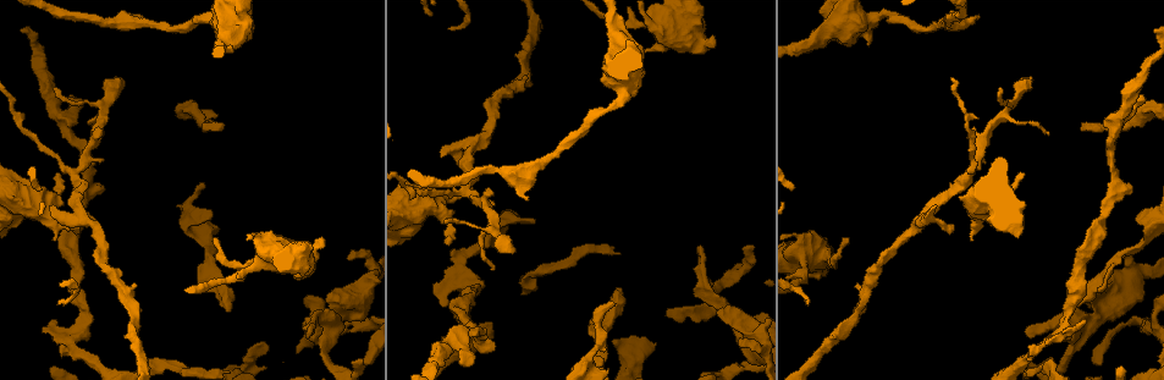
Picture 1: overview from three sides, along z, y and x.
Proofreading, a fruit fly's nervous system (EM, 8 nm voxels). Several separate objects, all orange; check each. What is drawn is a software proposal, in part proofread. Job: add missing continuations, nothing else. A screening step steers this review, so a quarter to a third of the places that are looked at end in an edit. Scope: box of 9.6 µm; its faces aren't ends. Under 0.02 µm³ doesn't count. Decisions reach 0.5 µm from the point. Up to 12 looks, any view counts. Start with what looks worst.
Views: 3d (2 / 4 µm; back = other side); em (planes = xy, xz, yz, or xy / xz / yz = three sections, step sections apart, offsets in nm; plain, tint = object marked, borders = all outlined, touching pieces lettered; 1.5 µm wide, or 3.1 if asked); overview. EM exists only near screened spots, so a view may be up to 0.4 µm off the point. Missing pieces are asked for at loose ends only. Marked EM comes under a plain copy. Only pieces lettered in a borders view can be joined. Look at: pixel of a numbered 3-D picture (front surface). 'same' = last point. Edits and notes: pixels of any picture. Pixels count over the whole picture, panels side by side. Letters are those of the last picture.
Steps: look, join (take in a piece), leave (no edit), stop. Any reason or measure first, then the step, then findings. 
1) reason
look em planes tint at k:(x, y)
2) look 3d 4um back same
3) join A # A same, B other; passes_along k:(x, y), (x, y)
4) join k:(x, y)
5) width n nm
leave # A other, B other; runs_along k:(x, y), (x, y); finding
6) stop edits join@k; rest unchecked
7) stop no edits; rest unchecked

free end
look 3d 4um at 1:(1100, 363)

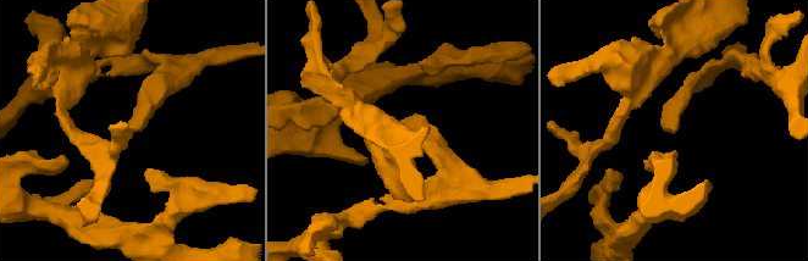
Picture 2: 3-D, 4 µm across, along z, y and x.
look em planes borders at 2:(678, 128)

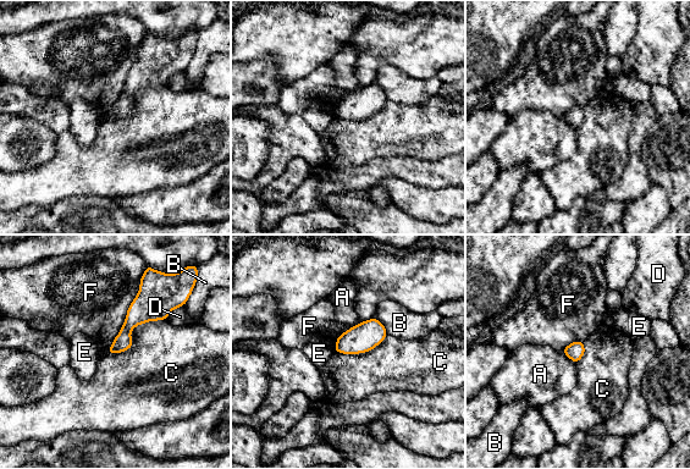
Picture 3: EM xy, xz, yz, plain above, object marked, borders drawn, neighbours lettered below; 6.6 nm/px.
leave # A other, B other, C other, D other, E other, F other; border 3:(166, 319), (106, 351); none of them fits

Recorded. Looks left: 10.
branch stops here
look em planes borders at 1:(715, 39)

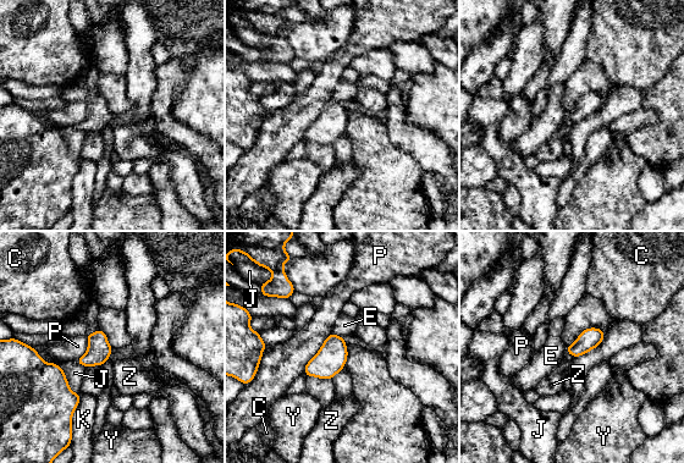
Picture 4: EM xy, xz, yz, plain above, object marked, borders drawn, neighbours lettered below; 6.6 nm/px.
longest_contact J 440 nm
leave # C other, E other, J other, K other, P other, Y other, Z other; border 4:(332, 332), (342, 337); no lettered piece goes on from it

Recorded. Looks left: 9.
an open end
look em xy step 4 borders at 1:(350, 259)

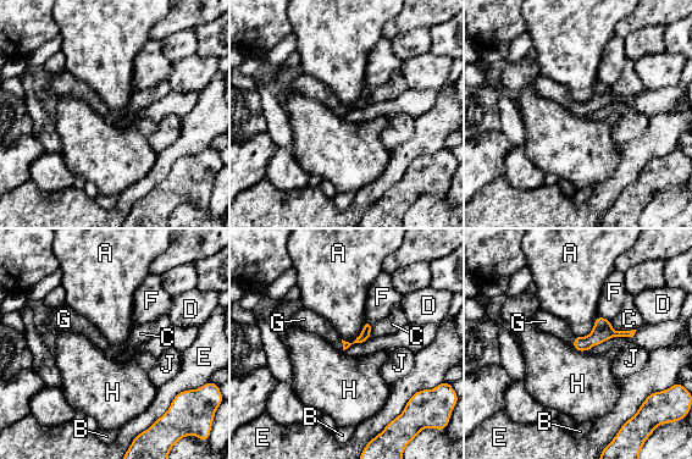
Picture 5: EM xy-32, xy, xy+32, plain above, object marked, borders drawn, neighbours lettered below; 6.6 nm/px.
join G # A other, B other, C other, D other, E other, F other, G same, H other, J other; the cell continues

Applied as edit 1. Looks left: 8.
see it whole again
look overview

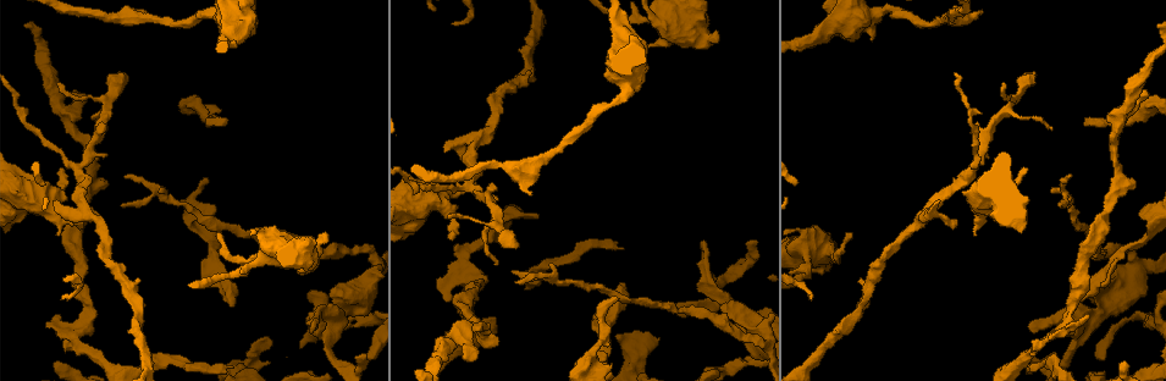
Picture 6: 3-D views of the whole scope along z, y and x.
branch stops here
look em xy step 4 borders at 6:(498, 199)

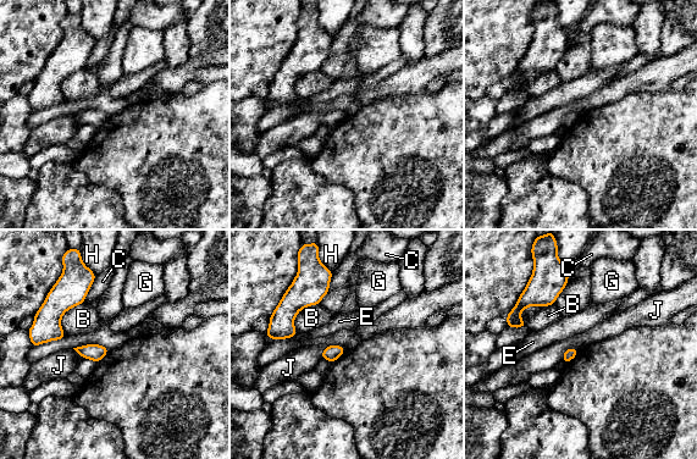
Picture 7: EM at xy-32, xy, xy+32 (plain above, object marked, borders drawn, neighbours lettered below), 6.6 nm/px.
look em planes borders same

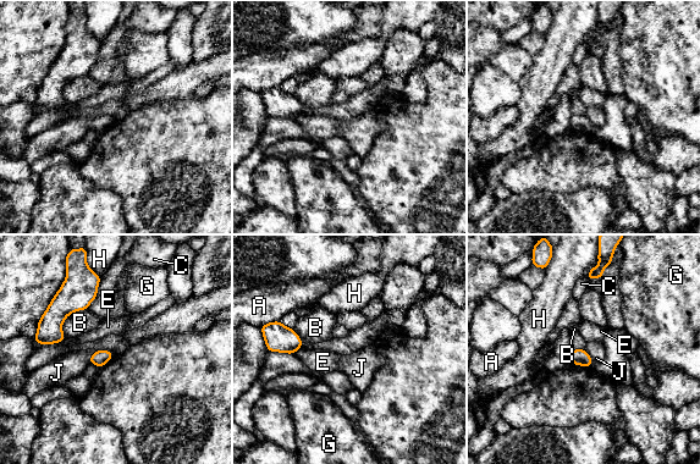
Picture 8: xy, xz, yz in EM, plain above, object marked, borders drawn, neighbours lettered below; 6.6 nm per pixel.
leave # A other, B other, C other, E other, G other, H other, J other; border 8:(97, 351), (91, 355), (89, 363); no lettered piece goes on from it

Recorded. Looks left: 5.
an open end
look 3d 2um at 6:(954, 228)

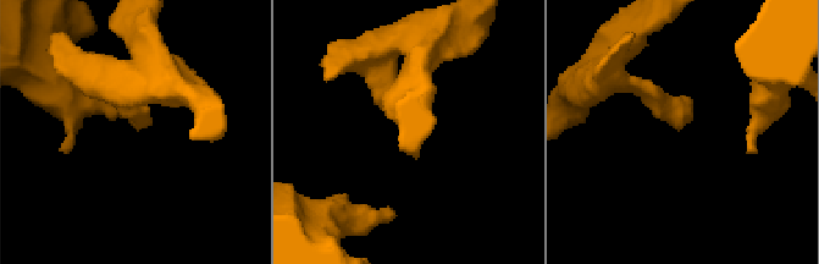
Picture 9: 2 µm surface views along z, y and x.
now the EM
look em xy step 8 tint at 9:(689, 119)

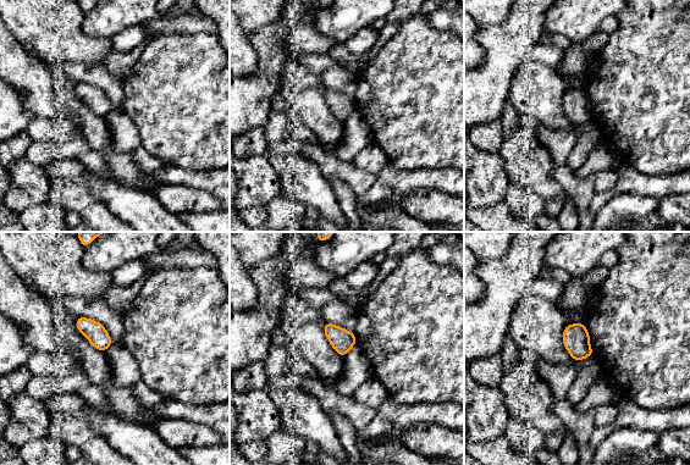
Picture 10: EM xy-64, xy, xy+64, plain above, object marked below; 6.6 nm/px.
look em yz step 4 borders same

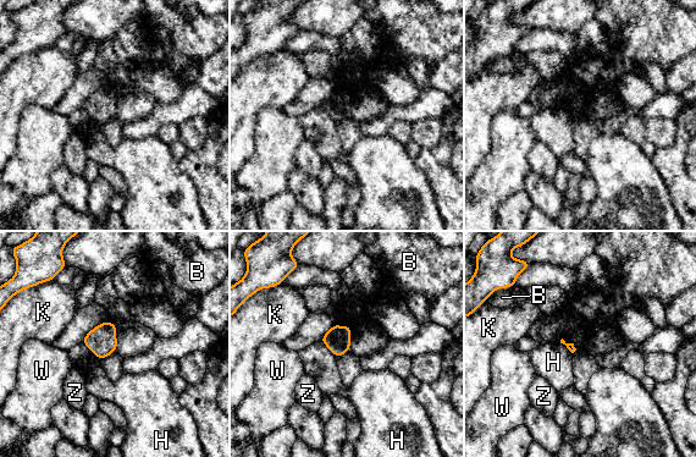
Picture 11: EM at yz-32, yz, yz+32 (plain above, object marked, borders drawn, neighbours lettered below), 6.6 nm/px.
leave # B other, H other, K other, W other, Z other; border 11:(559, 340), (572, 342), (580, 350); none of them fits

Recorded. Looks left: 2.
stop edits join@5; rest unchecked

